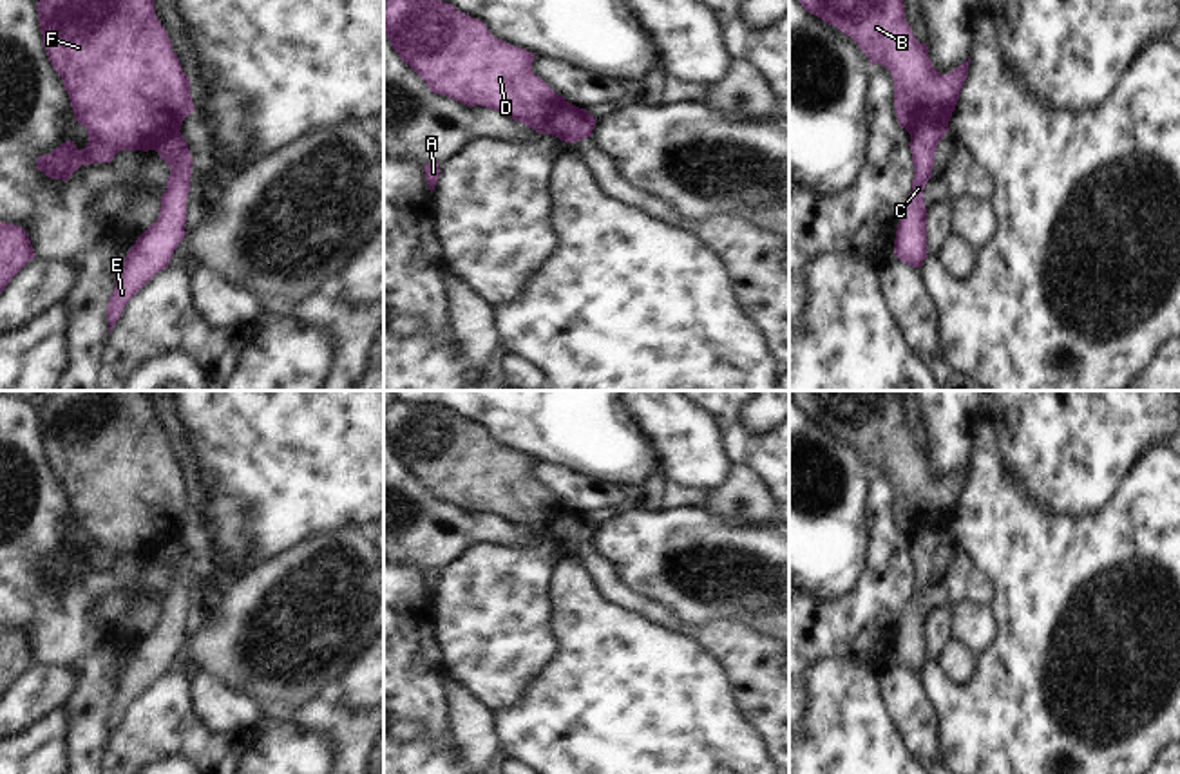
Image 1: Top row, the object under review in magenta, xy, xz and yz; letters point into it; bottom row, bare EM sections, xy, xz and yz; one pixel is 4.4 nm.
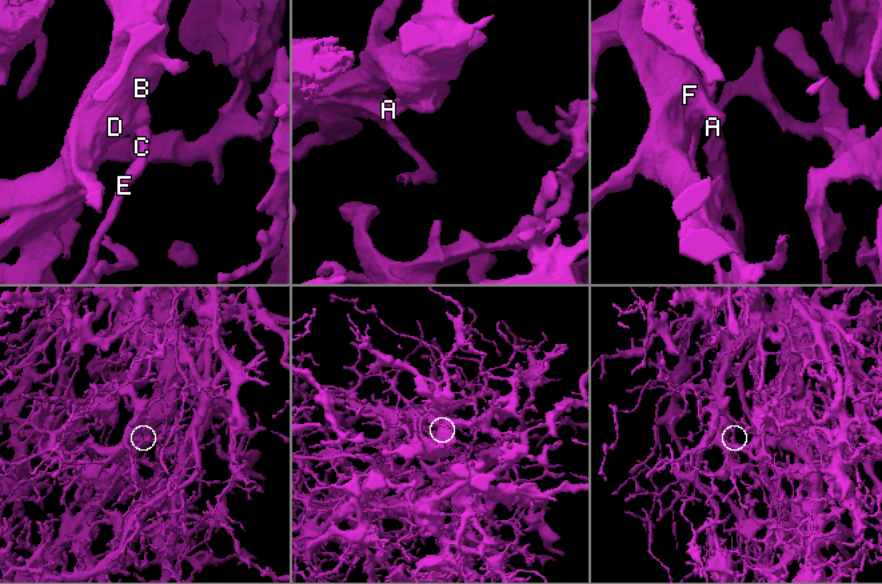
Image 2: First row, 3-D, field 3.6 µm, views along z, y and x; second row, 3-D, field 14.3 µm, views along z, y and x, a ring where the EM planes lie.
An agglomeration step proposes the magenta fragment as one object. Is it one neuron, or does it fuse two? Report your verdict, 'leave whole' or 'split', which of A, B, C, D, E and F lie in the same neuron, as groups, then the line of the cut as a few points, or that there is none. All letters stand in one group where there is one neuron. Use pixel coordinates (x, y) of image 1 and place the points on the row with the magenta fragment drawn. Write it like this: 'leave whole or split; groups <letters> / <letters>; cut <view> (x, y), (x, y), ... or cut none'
split; groups A B D F / C E; cut xz (578, 107), (558, 111), (547, 132)

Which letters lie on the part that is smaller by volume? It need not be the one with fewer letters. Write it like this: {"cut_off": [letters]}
{"cut_off": ["C", "E"]}

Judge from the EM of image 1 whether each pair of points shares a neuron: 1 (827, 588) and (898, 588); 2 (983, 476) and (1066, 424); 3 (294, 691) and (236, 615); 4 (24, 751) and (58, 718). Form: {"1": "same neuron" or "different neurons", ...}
{"1": "different neurons", "2": "different neurons", "3": "same neuron", "4": "same neuron"}

